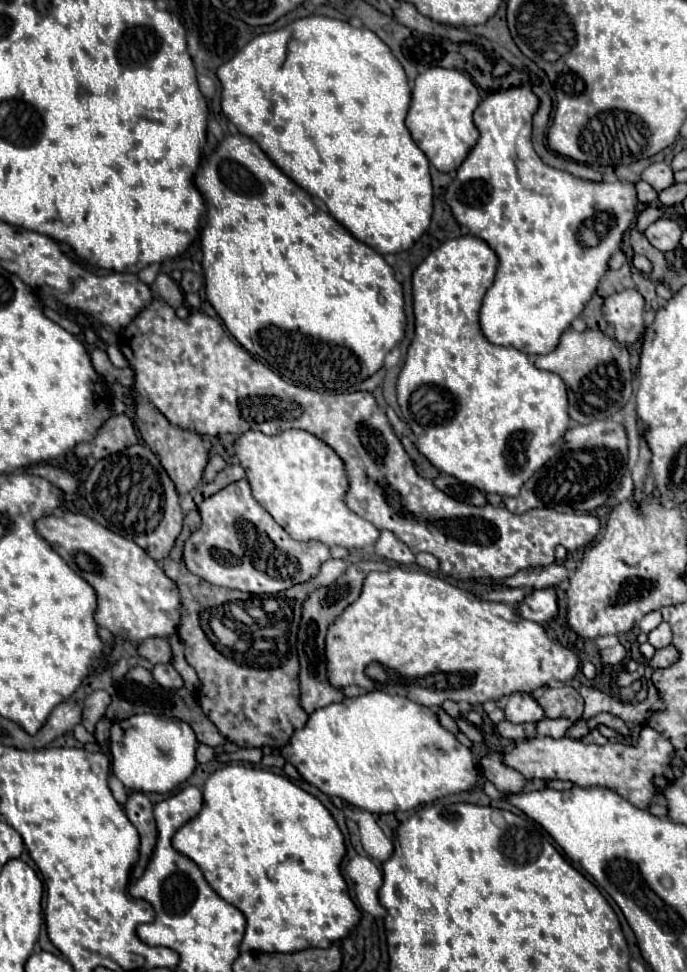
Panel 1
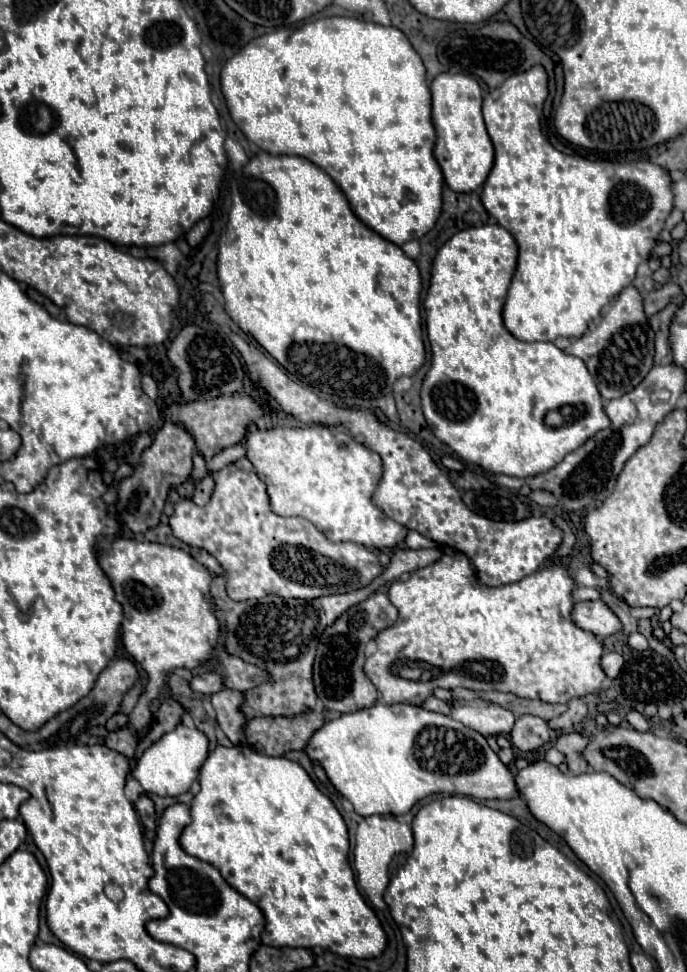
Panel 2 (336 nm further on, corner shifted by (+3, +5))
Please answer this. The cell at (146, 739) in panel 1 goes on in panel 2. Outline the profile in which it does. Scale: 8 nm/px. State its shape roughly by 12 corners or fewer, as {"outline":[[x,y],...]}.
{"outline":[[177,724],[141,754],[131,776],[147,794],[191,788],[207,736]]}

